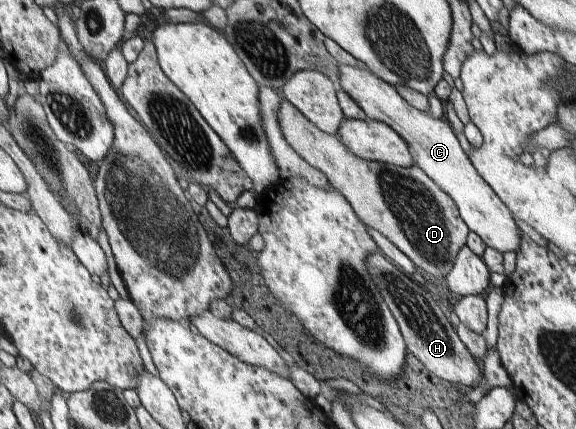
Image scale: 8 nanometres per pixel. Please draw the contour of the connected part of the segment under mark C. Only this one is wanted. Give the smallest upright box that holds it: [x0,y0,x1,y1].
[337,64,522,254]

